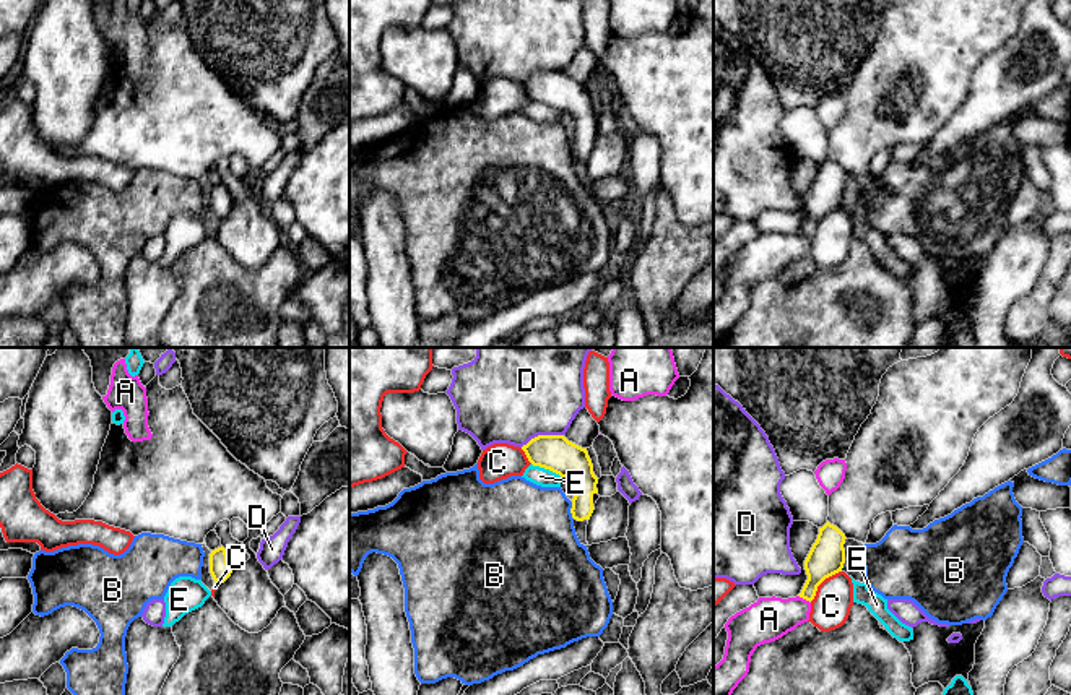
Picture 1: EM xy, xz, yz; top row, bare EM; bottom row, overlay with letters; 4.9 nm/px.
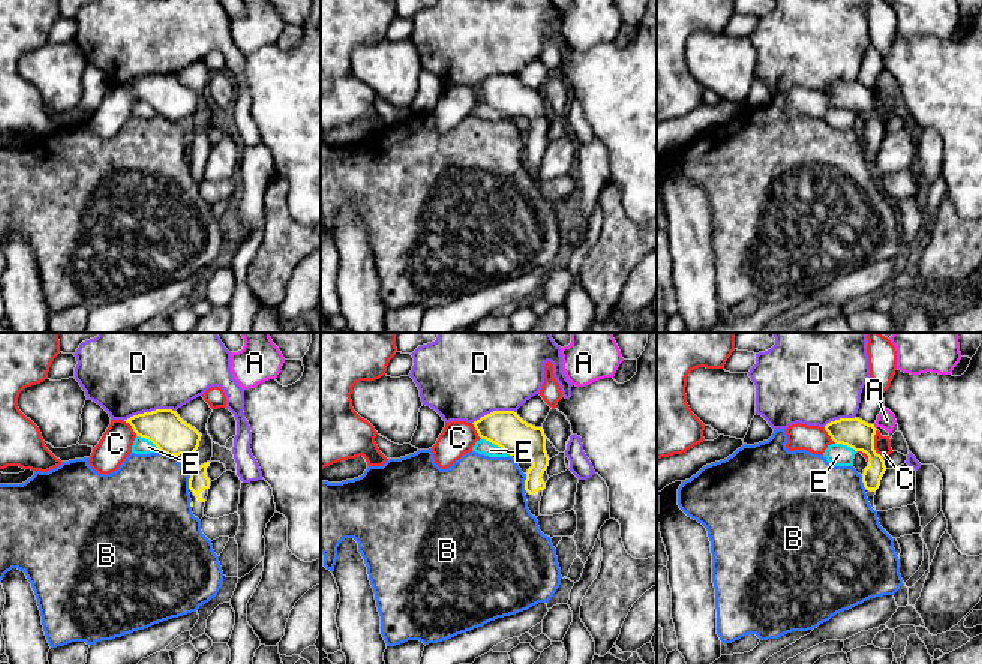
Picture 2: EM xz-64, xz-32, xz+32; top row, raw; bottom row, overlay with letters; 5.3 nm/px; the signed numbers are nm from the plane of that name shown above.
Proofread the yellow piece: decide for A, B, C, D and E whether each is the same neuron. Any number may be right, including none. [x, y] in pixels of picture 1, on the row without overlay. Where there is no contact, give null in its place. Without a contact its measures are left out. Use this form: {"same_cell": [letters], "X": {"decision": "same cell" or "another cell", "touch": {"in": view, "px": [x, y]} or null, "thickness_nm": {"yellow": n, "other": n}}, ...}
{"same_cell": [], "A": {"decision": "another cell", "touch": {"in": "yz", "px": [805, 234]}, "thickness_nm": {"yellow": 180, "other": 220}}, "B": {"decision": "another cell", "touch": {"in": "xz", "px": [571, 146]}, "thickness_nm": {"yellow": 170, "other": 480}}, "C": {"decision": "another cell", "touch": {"in": "yz", "px": [821, 218]}, "thickness_nm": {"yellow": 180, "other": 190}}, "D": {"decision": "another cell", "touch": {"in": "xz", "px": [542, 72]}, "thickness_nm": {"yellow": 180, "other": 400}}, "E": {"decision": "another cell", "touch": {"in": "xz", "px": [546, 104]}, "thickness_nm": {"yellow": 180, "other": 90}}}

